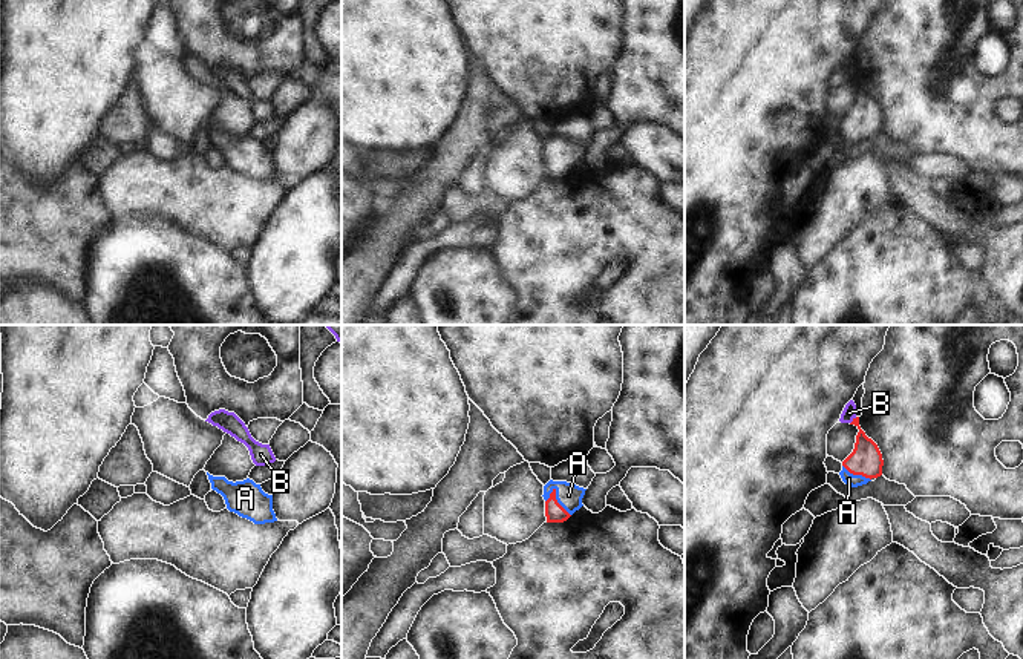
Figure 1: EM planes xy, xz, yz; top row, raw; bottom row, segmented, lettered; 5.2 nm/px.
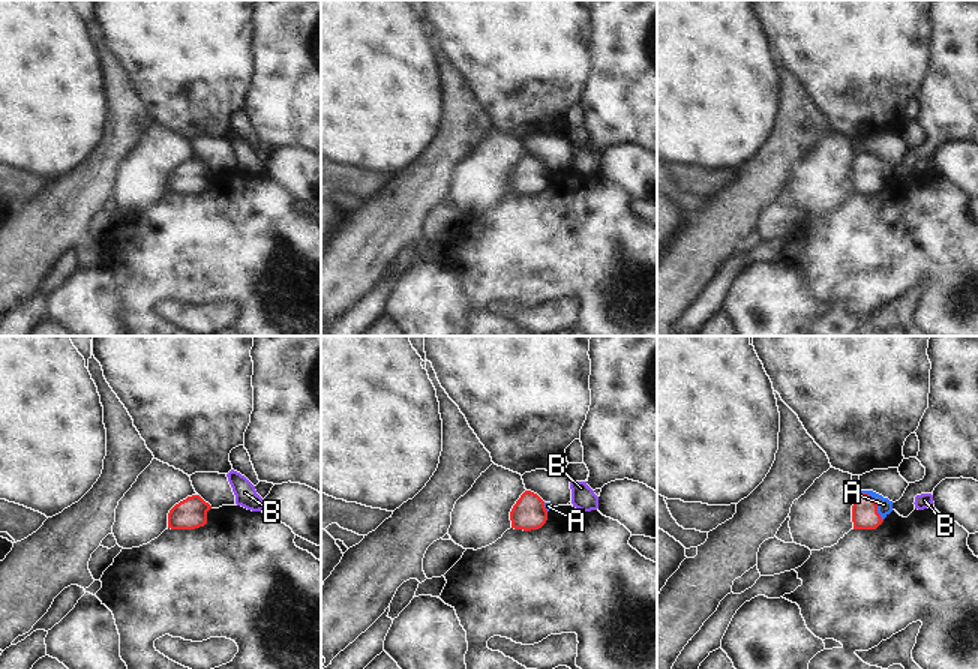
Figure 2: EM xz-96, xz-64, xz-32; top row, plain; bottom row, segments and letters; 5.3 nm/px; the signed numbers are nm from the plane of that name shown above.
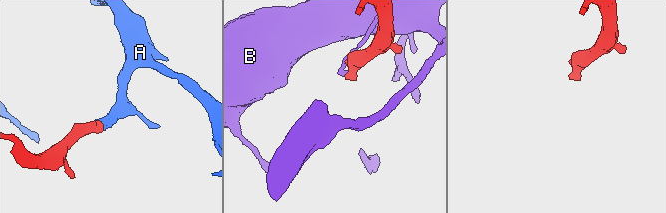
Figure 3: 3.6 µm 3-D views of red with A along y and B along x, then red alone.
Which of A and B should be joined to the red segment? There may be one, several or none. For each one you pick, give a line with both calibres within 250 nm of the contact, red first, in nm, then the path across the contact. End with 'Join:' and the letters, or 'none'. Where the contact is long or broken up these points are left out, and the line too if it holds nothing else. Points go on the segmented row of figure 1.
A: 100/130 nm | across xz (555, 512), (556, 501), (568, 495)
Join: A

